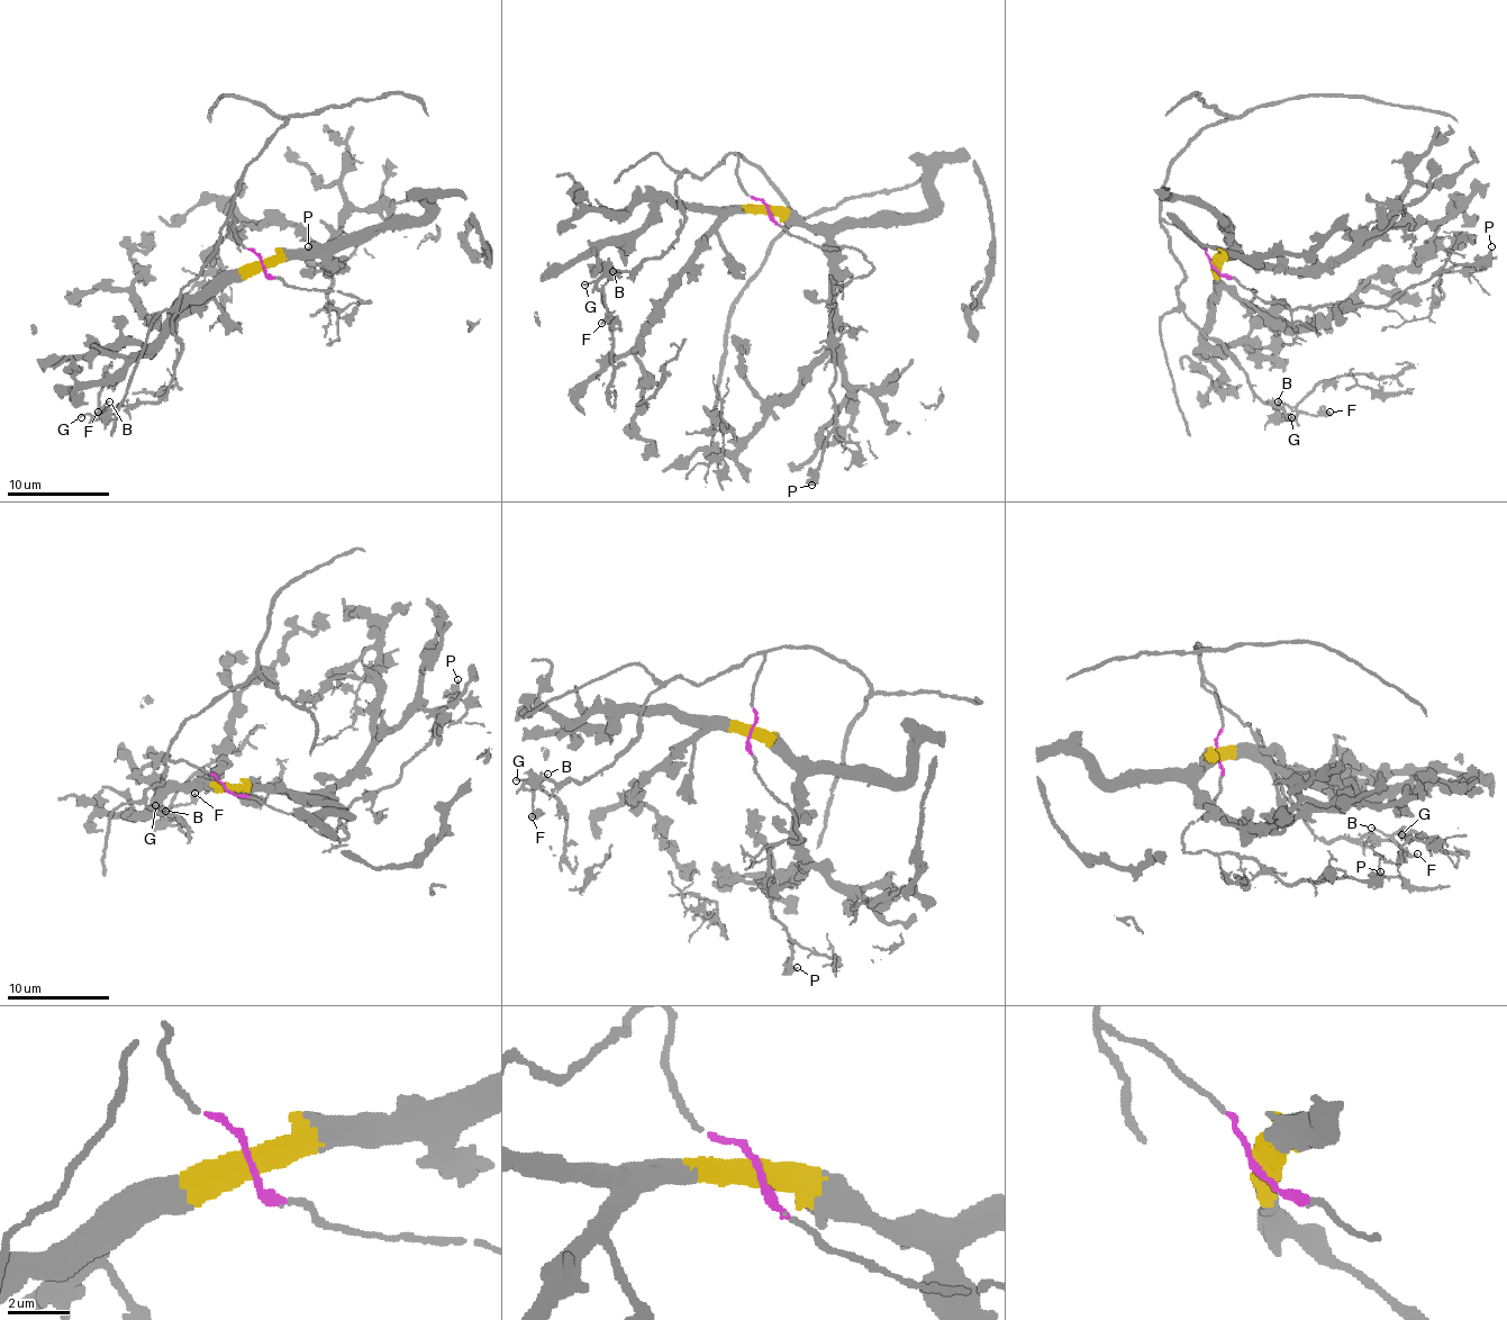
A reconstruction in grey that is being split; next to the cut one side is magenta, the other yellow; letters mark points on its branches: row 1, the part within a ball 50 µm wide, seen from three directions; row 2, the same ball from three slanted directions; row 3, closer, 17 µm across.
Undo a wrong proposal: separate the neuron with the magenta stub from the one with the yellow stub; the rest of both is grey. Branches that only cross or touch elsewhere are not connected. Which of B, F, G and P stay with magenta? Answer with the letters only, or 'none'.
B, F, G, P

